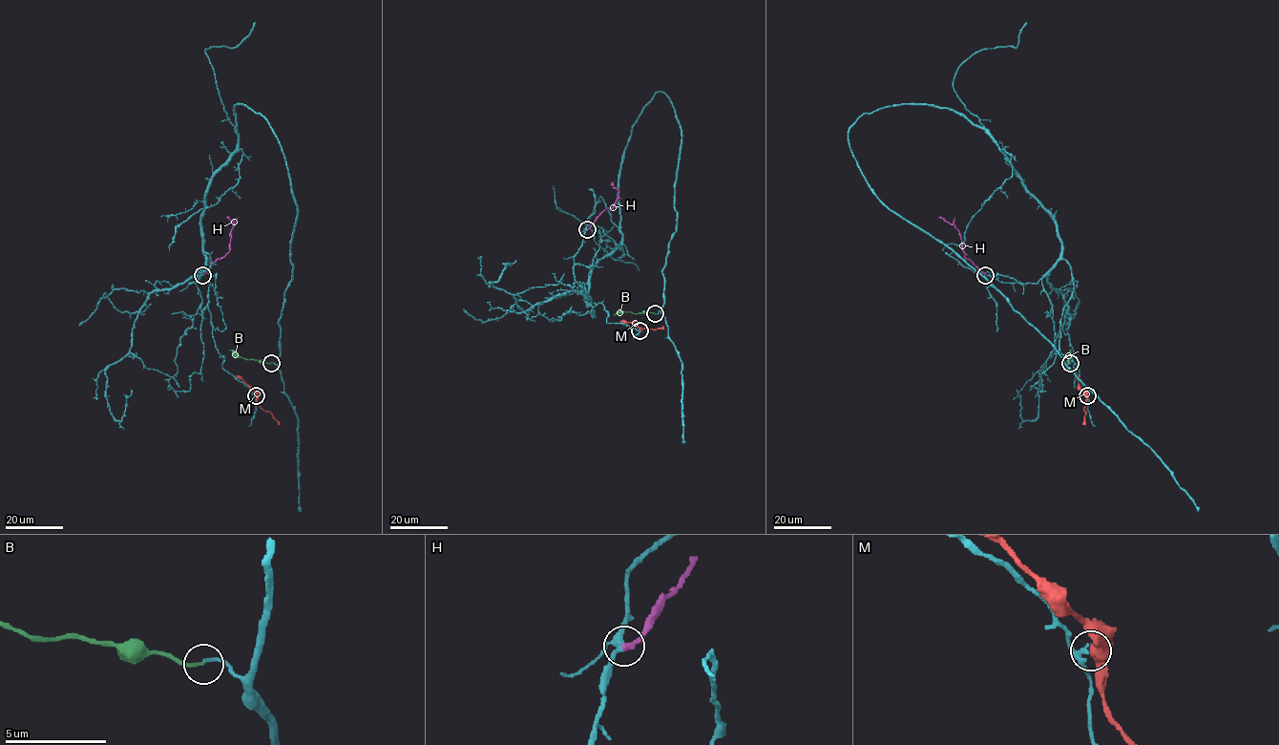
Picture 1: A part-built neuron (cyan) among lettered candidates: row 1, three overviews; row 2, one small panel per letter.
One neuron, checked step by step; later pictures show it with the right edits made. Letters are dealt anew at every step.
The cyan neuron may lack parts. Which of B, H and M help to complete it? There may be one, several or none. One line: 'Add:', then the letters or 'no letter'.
Add: B

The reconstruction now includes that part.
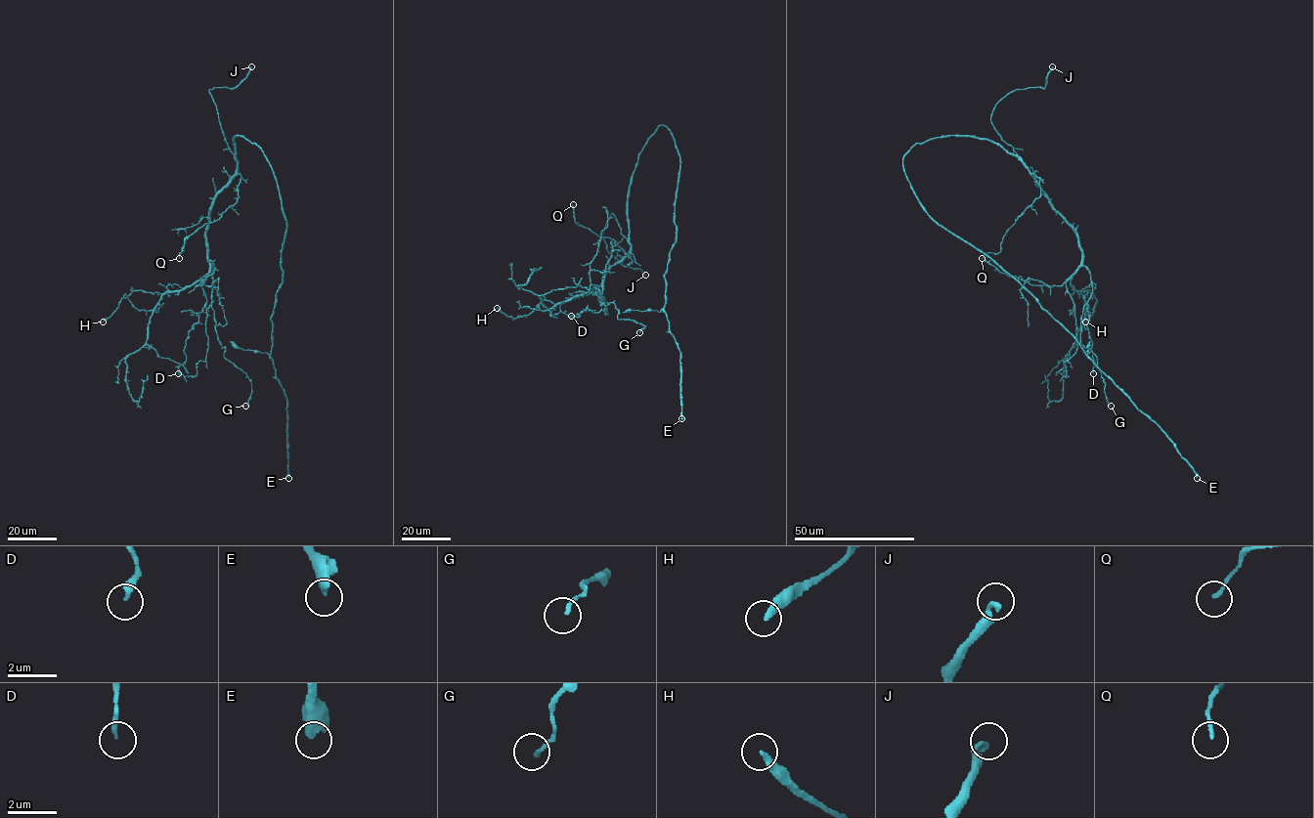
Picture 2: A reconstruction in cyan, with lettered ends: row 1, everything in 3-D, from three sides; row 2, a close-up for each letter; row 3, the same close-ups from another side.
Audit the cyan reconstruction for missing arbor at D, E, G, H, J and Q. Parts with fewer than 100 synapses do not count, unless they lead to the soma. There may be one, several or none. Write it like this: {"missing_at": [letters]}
{"missing_at": ["E", "J"]}

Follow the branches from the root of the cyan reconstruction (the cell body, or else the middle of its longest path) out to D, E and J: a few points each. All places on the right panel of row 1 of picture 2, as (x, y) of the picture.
D: (923, 143), (968, 136), (999, 144), (1022, 163), (1049, 204), (1072, 228), (1092, 285), (1086, 326), (1093, 373)
E: (923, 143), (916, 143), (903, 159), (905, 175), (923, 208), (1014, 277), (1164, 433), (1197, 478)
J: (923, 143), (974, 136), (1016, 155), (991, 123), (993, 107), (1017, 89), (1044, 88), (1052, 66)

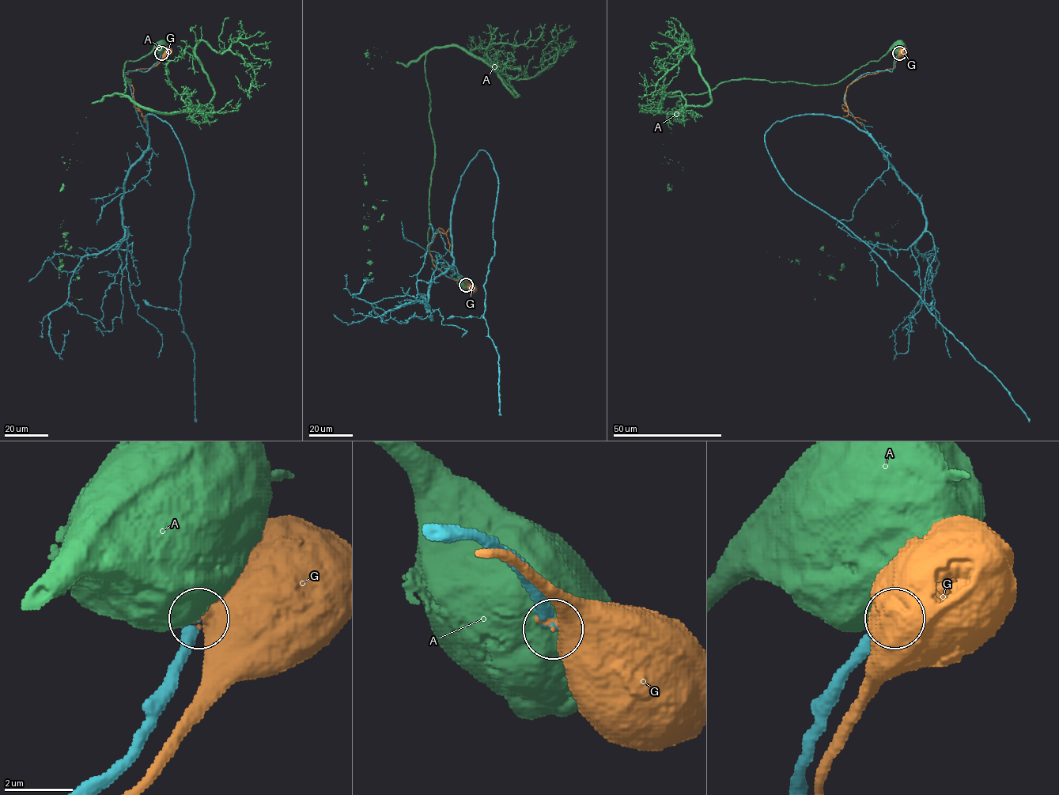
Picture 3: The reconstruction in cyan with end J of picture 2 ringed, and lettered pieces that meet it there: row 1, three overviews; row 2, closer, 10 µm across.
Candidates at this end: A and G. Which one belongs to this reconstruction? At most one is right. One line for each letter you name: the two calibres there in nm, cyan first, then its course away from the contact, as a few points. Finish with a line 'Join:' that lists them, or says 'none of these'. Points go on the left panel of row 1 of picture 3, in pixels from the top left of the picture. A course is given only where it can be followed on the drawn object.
Join: none of these

